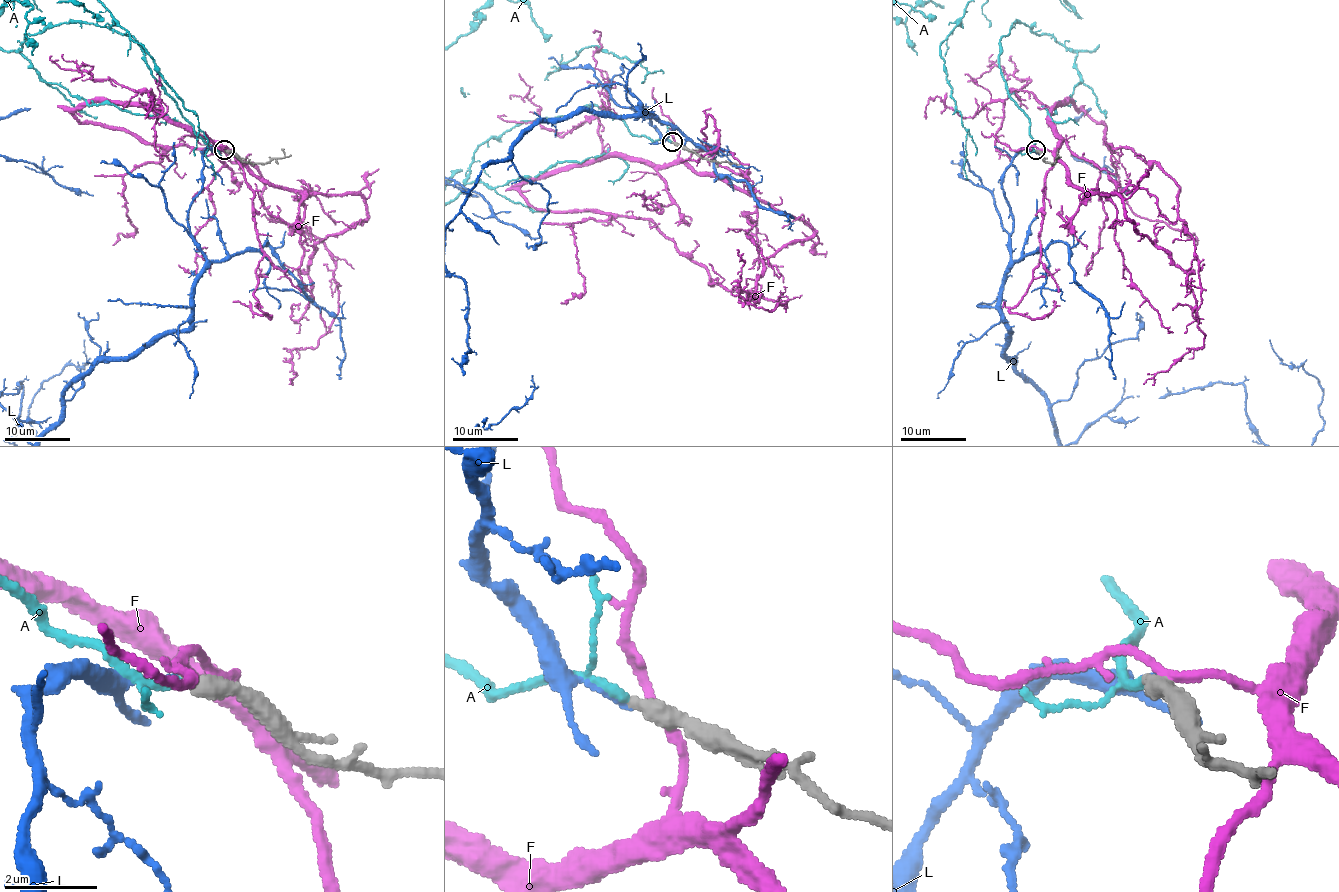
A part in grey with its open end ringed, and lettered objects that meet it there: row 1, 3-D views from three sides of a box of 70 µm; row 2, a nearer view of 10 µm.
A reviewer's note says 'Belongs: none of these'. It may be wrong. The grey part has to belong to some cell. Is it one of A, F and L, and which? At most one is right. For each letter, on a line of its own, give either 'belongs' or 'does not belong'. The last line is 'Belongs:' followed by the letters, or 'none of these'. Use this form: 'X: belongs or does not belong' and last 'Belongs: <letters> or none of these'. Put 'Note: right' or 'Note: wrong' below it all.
A: belongs
F: does not belong
L: does not belong
Belongs: A
Note: wrong

